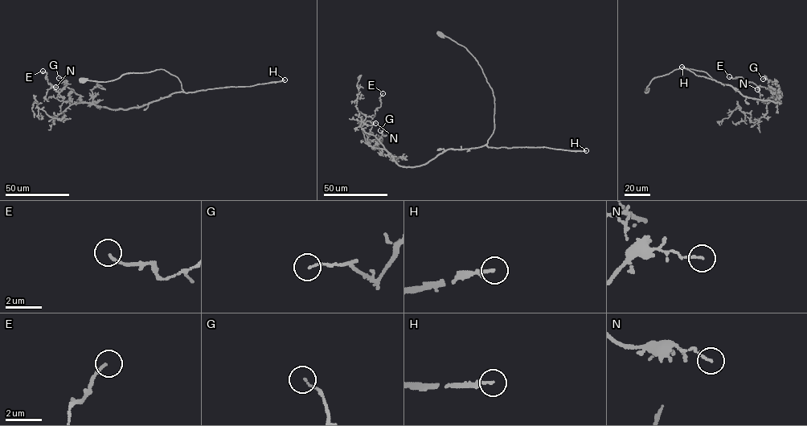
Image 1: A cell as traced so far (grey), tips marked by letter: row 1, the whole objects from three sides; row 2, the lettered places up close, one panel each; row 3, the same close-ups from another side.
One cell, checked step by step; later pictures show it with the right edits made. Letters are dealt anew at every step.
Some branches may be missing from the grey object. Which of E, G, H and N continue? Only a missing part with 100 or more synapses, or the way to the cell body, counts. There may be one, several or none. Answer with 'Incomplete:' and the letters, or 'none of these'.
Incomplete: H

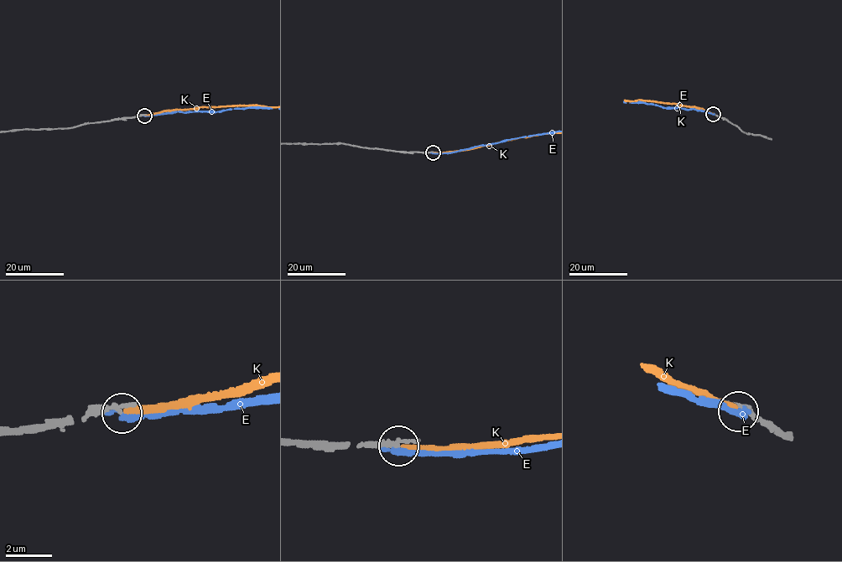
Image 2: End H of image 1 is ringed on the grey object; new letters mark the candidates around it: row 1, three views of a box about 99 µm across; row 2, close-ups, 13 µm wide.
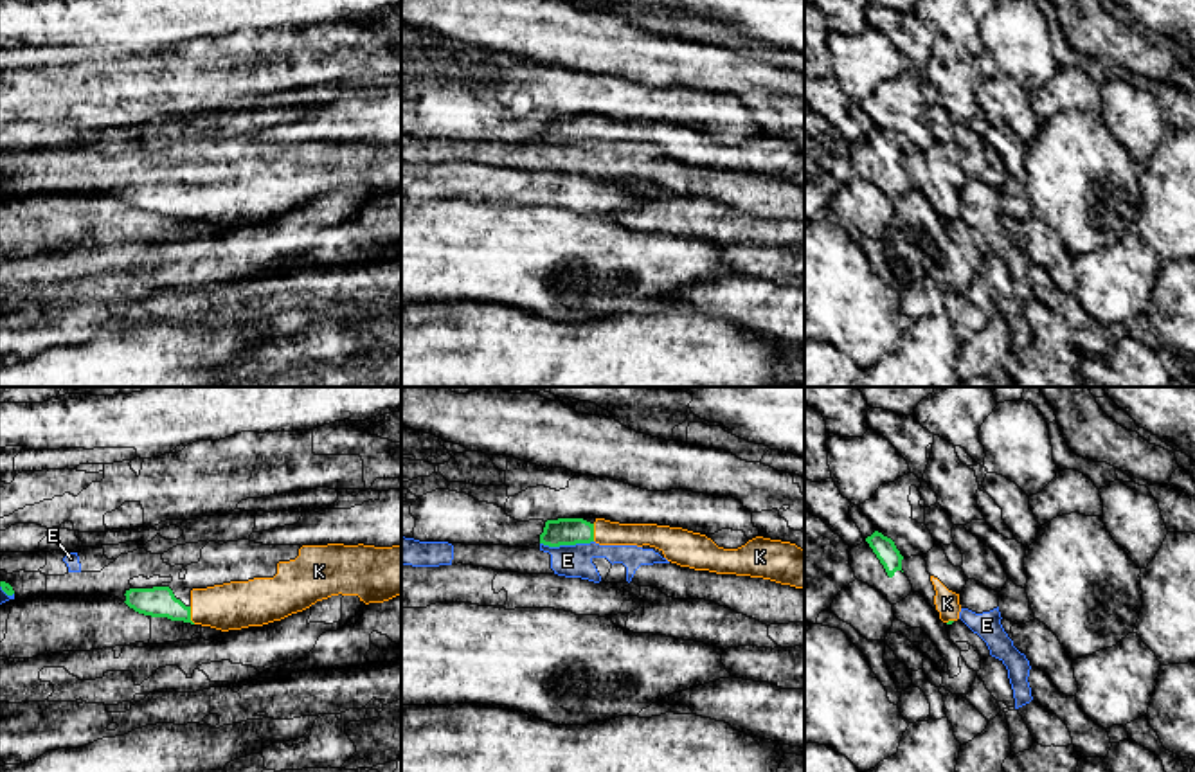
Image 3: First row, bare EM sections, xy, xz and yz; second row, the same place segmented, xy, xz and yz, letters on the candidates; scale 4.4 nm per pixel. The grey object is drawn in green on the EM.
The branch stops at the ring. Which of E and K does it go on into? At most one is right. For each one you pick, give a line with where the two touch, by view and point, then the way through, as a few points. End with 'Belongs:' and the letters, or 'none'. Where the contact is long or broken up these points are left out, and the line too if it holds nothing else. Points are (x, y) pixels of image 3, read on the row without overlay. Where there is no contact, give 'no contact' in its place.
K: xy (189, 213)
Belongs: K

